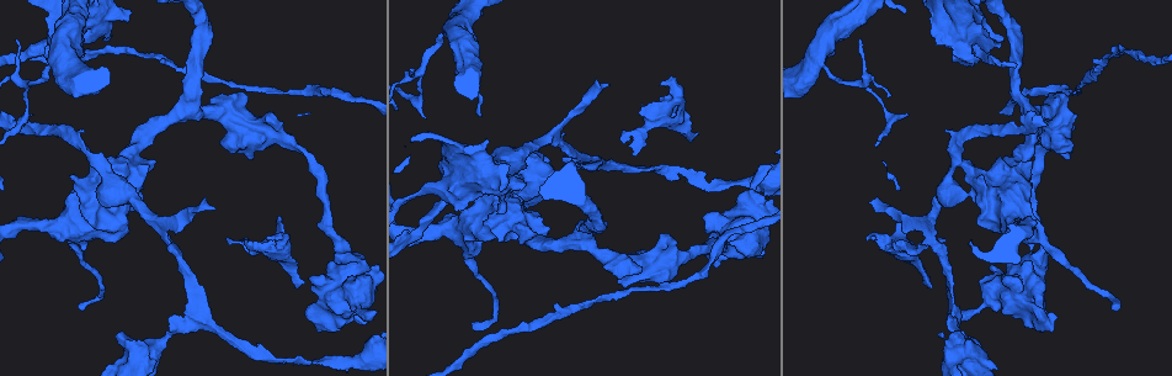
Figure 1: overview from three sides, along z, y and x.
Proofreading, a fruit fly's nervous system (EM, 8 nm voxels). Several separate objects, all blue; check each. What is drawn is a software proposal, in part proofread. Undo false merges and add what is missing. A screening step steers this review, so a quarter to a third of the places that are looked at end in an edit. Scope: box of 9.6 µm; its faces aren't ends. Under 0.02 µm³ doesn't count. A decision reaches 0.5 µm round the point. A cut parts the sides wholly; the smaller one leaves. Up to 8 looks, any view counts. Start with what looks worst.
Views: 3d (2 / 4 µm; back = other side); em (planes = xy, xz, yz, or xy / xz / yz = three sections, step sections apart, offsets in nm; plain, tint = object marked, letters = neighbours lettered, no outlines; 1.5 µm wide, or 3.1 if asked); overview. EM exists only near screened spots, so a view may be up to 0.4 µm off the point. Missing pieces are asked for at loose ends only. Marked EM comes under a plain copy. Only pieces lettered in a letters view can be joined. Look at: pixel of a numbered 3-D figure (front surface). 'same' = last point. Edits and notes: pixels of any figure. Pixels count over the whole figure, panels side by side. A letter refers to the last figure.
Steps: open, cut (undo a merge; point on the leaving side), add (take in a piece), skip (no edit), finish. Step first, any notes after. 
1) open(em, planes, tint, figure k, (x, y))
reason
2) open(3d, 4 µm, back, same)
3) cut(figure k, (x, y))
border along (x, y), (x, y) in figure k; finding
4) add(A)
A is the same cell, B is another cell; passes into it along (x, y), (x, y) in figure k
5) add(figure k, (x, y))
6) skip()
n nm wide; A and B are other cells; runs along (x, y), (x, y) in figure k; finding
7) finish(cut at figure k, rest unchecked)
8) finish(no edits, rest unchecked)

open(3d, 2 µm, back, figure 1, (949, 311))
branch point

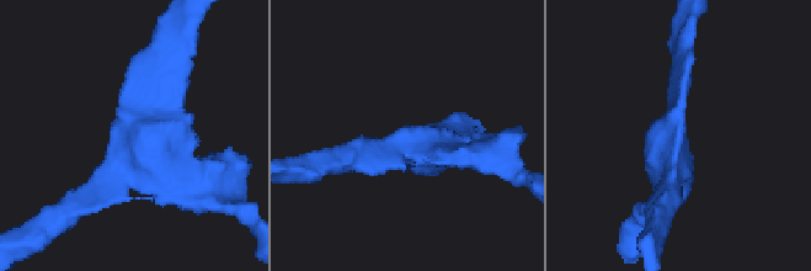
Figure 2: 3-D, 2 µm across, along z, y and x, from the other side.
open(em, planes, letters, figure 2, (675, 139))

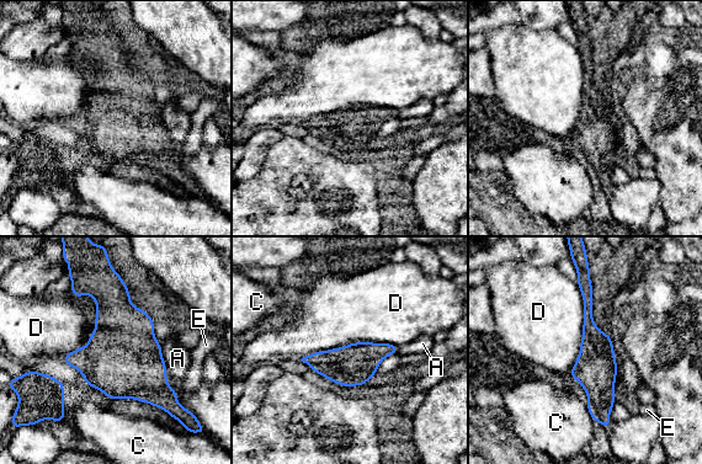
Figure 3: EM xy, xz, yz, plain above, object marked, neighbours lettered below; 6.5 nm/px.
skip()
280 nm wide; A, C, D and E are other cells; border along (398, 346), (350, 342), (299, 360) in figure 3; all the same neuron

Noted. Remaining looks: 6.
open(em, planes, letters, figure 1, (967, 167))
calibre changes

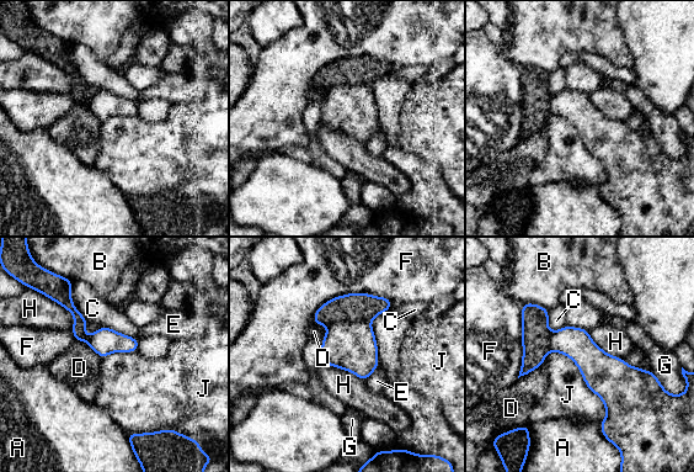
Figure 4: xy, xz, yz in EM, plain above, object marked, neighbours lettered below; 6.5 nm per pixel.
skip()
A, B, C, D, E, F, G, H and J are other cells; border along (550, 350), (601, 399), (599, 423) in figure 4; continuous, no second neuron

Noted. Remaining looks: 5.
open(em, planes, letters, figure 1, (930, 222))
thick turns thin

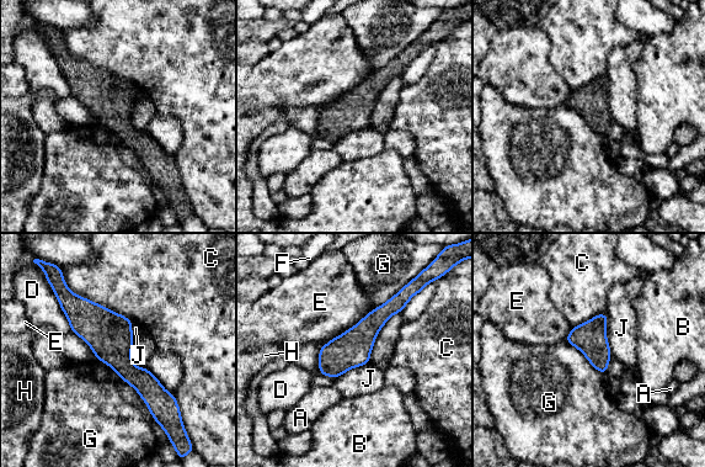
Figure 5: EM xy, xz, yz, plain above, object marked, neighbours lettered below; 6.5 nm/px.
skip()
A, B, C, D, E, F, G, H and J are other cells; runs along (71, 296), (158, 399), (159, 412) in figure 5; continuous, no second neuron

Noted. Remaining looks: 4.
finish(no edits, rest unchecked)

